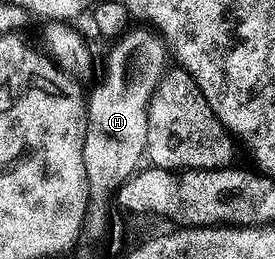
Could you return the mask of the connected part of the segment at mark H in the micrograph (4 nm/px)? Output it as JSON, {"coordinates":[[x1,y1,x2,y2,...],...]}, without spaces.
{"coordinates":[[151,28,132,29,121,32,115,38,116,46,108,53,104,61,104,74,100,82,93,87,92,93,87,94,88,126,82,147,82,159,86,163,88,188,93,194,100,193,103,189,111,190,128,180,133,173,141,168,142,158,146,153,146,131,148,130,148,104,156,84,164,76,170,65,170,50,163,37]]}

